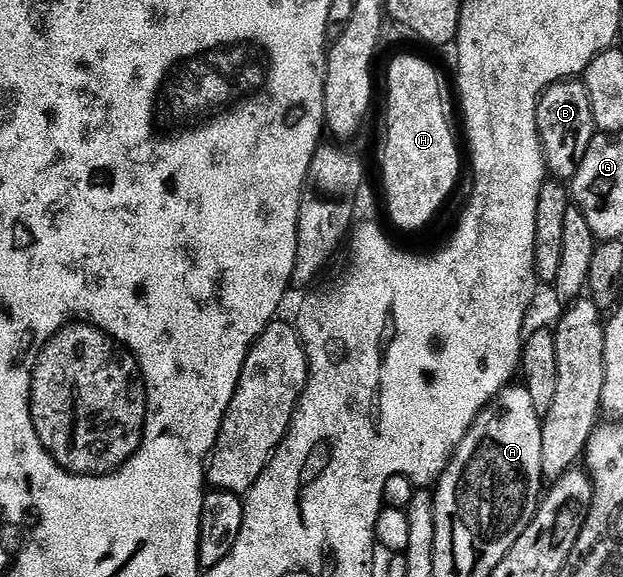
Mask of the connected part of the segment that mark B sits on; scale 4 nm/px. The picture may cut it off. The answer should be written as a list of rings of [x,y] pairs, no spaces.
[[[569,79],[550,86],[540,96],[536,122],[547,172],[557,181],[571,182],[582,163],[582,155],[586,155],[586,147],[590,147],[592,138],[598,132],[588,88],[584,86],[583,80]]]

